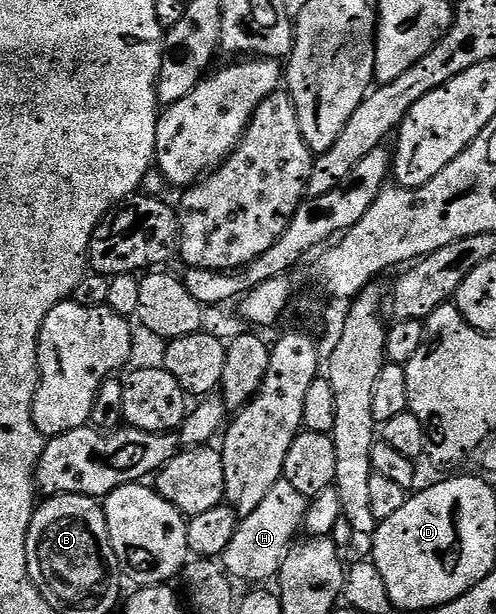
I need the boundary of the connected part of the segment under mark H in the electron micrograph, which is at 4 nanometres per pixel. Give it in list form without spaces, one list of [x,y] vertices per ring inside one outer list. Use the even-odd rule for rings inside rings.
[[[284,479],[275,482],[275,486],[271,486],[271,491],[267,493],[267,498],[263,498],[253,513],[238,523],[237,532],[223,554],[223,567],[230,577],[238,581],[269,580],[272,576],[274,579],[281,571],[281,563],[289,555],[295,540],[293,535],[302,531],[306,507],[306,496],[299,494],[291,482]]]

